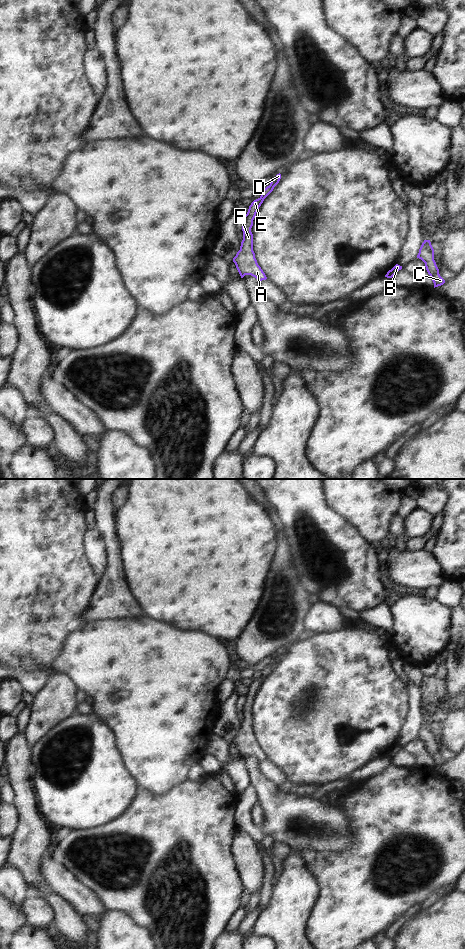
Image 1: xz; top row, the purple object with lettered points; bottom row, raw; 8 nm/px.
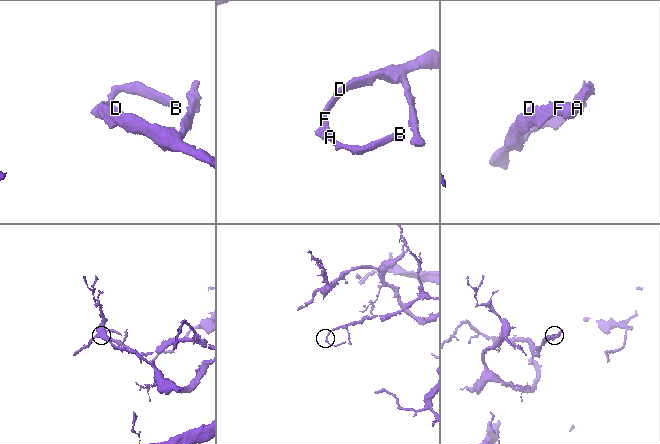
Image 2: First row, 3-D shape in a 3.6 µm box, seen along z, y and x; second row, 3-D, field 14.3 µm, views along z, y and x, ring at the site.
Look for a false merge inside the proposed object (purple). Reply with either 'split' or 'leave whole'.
leave whole

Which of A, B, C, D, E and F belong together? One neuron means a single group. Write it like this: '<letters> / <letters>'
A B C D E F

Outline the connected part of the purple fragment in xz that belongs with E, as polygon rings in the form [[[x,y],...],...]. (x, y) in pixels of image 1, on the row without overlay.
[[[280,653],[272,658],[270,665],[261,671],[261,676],[251,683],[247,694],[243,697],[243,720],[241,722],[240,730],[233,738],[233,742],[235,743],[241,758],[243,758],[245,755],[251,755],[258,761],[267,759],[265,753],[258,745],[255,738],[255,733],[253,731],[253,714],[251,712],[251,708],[259,687],[263,683],[264,679],[273,671],[280,659]]]

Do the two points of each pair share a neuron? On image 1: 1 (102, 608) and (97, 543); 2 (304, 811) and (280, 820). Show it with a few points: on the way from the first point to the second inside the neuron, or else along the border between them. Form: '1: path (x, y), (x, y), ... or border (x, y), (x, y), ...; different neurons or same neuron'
1: border (108, 556), (107, 569), (99, 580); different neurons
2: path (298, 814), (286, 819); same neuron

